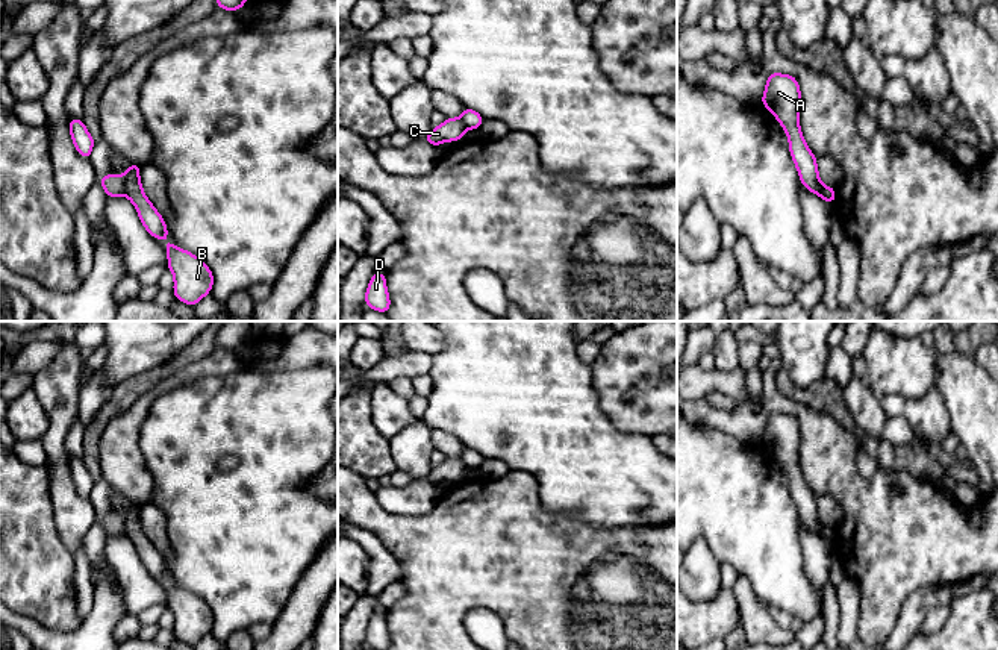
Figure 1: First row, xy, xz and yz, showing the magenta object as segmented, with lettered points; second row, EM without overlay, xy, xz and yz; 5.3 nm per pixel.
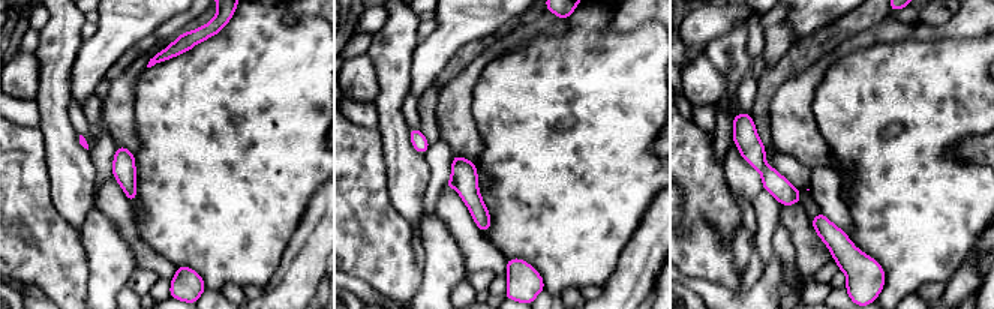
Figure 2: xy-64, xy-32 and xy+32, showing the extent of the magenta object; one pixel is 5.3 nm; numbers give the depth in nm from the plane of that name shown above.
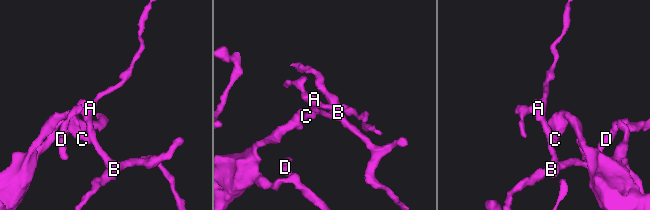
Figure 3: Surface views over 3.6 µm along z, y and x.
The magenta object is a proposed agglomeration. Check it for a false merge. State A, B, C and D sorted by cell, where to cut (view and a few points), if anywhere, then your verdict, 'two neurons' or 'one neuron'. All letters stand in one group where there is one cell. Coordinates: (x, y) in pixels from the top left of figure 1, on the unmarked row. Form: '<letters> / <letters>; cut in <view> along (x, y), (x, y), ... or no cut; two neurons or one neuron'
A B / C D; cut in xy along (121, 517), (124, 532); two neurons

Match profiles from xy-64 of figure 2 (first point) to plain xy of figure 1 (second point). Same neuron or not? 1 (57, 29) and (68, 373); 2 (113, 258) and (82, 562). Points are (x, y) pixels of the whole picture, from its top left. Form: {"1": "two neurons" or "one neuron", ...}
{"1": "one neuron", "2": "two neurons"}

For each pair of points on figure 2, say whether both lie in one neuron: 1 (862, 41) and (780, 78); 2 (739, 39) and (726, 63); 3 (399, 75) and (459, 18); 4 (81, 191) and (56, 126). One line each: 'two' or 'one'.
1: two
2: one
3: two
4: one

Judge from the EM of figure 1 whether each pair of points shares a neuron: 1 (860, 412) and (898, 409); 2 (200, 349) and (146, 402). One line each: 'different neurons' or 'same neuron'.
1: different neurons
2: different neurons

